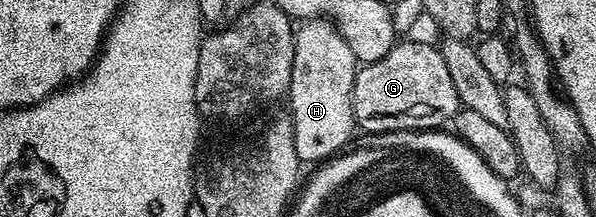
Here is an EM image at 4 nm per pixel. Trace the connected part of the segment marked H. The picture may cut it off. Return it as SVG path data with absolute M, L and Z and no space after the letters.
M307 19L300 25L303 26L295 29L289 120L300 162L323 163L334 158L342 150L339 148L350 139L351 132L356 132L351 92L361 65L355 60L349 43L345 43L343 36L330 21Z

